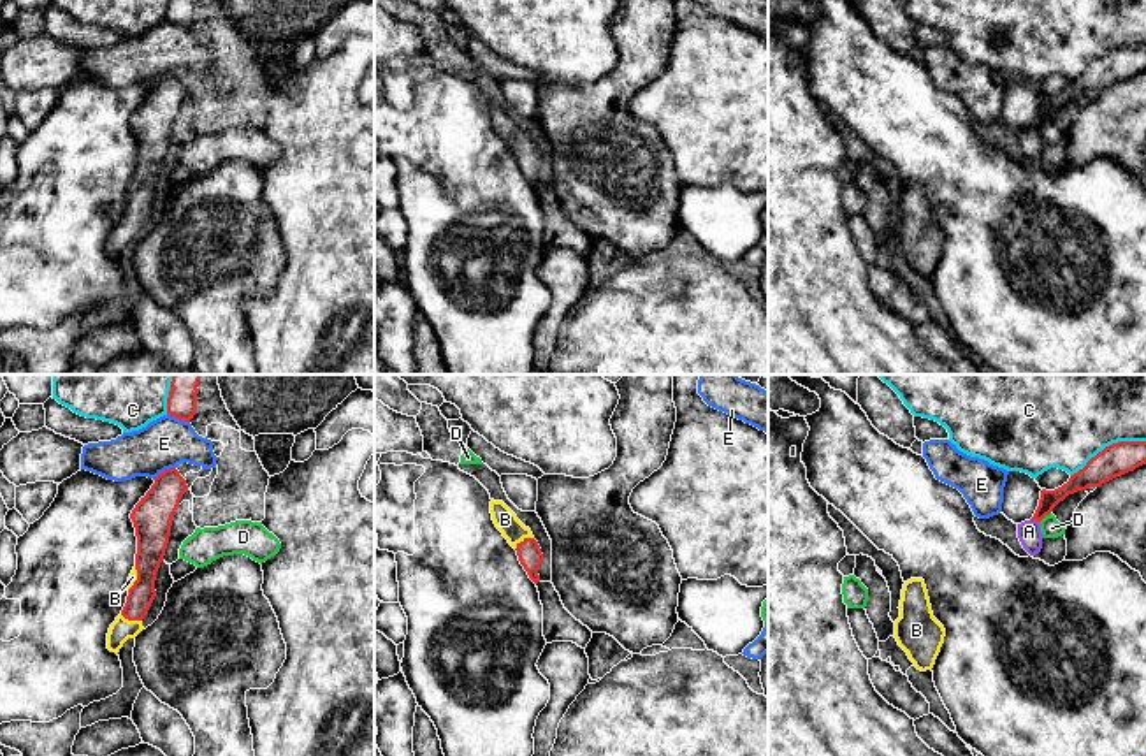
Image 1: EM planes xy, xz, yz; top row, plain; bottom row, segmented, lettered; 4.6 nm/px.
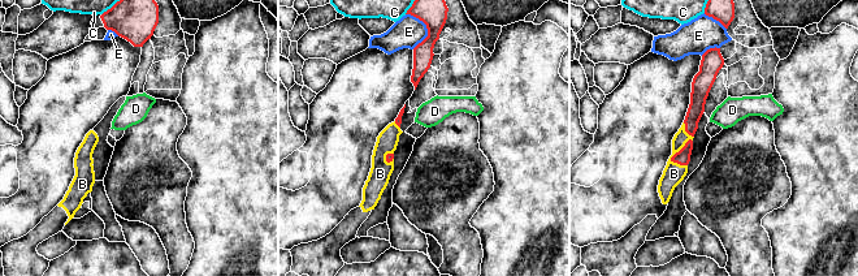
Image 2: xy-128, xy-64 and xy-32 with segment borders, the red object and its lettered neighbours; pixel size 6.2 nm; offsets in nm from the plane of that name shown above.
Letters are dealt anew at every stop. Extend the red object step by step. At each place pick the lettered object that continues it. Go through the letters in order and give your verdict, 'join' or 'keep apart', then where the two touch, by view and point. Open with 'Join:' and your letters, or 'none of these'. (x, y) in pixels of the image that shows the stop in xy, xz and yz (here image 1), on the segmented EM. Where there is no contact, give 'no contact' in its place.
Join: B
A: keep apart; meets red in yz at (1036, 519)
B: join; meets red in xz at (522, 542)
C: keep apart; meets red in yz at (1109, 445)
D: keep apart; meets red in yz at (1044, 516)
E: keep apart; meets red in xy at (178, 417)

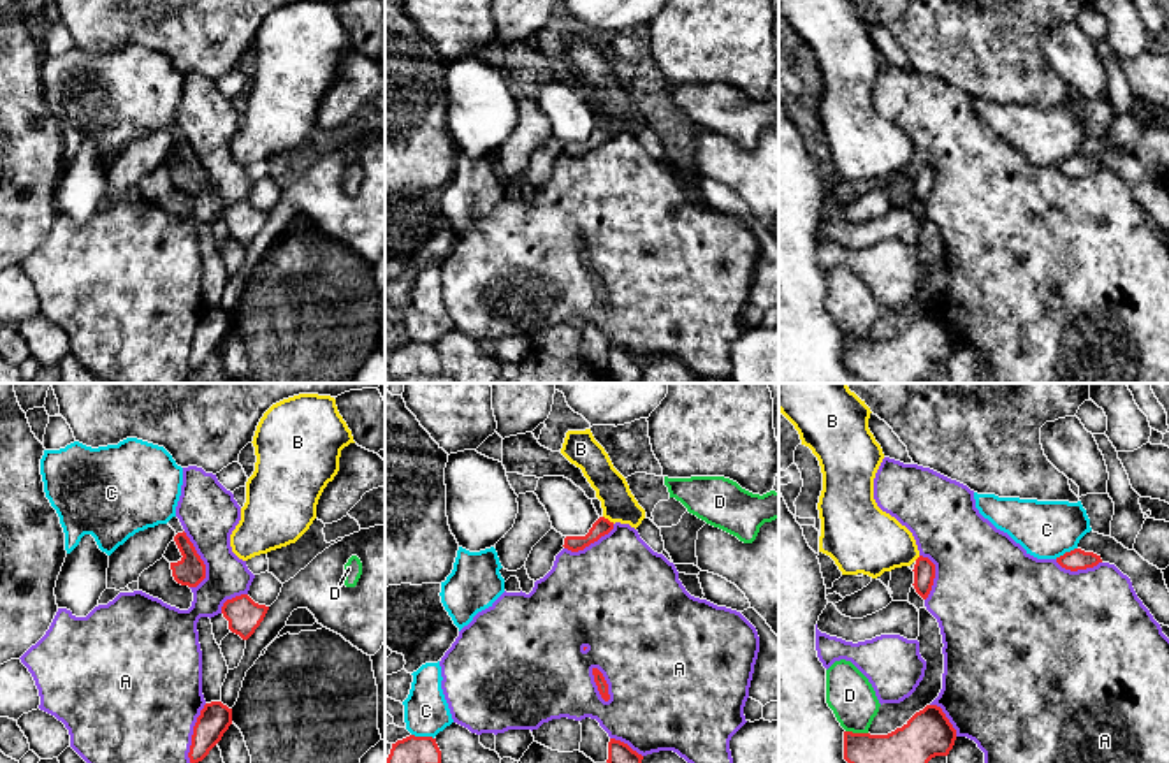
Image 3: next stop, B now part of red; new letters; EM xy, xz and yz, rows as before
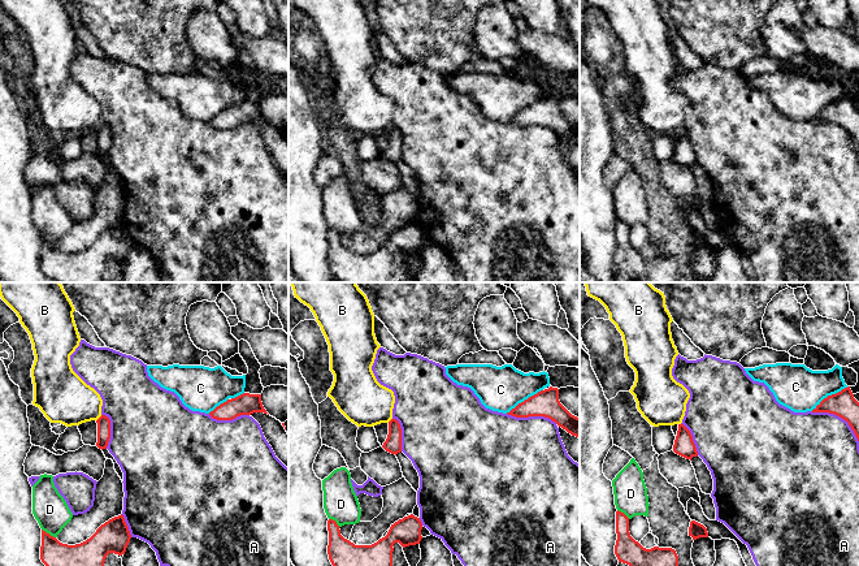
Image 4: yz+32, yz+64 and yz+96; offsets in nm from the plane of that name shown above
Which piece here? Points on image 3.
Join: none of these
A: keep apart; meets red in xz at (596, 684)
B: keep apart; meets red in xz at (607, 519)
C: keep apart; meets red in xz at (422, 737)
D: keep apart; meets red in yz at (856, 733)

